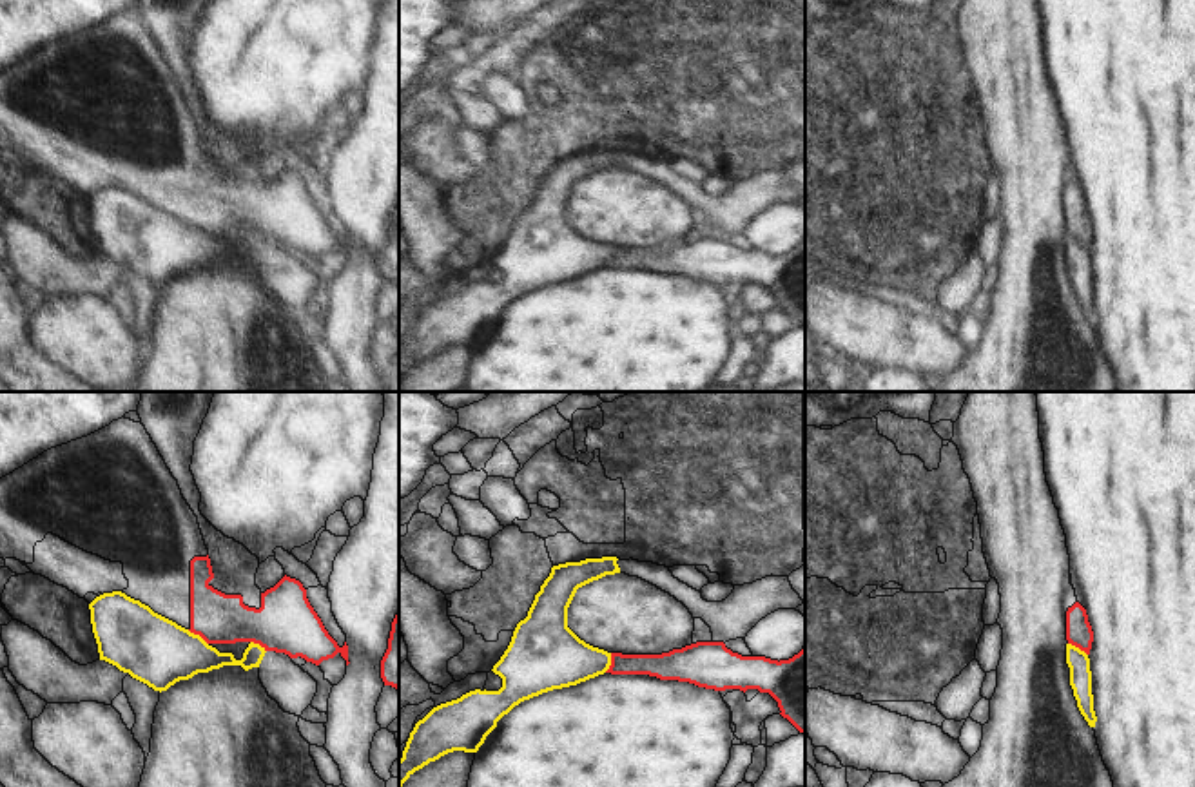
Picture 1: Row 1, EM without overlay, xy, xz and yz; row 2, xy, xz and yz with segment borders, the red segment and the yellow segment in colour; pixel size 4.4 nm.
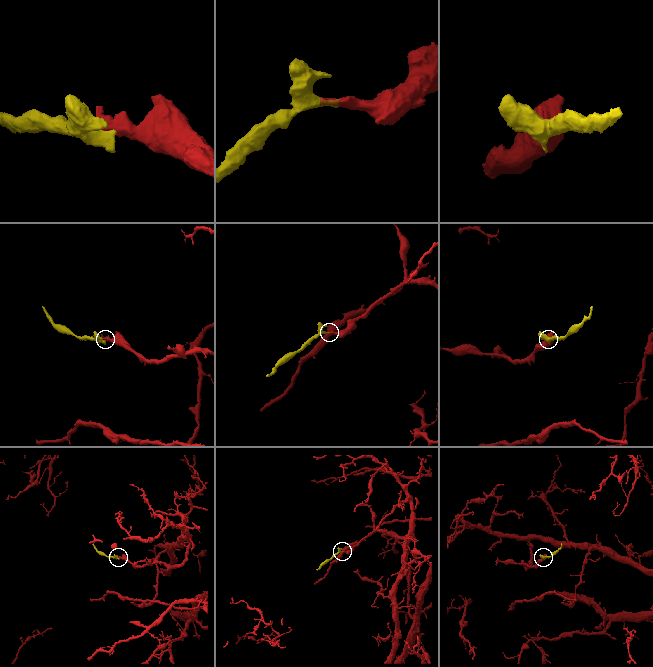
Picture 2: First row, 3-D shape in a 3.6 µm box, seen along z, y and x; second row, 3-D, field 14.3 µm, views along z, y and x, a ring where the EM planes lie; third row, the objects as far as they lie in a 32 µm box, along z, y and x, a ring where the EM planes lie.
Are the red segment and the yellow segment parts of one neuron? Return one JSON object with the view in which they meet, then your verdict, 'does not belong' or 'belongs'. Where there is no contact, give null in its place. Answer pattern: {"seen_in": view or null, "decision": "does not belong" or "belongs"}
{"seen_in": "xy", "decision": "does not belong"}

